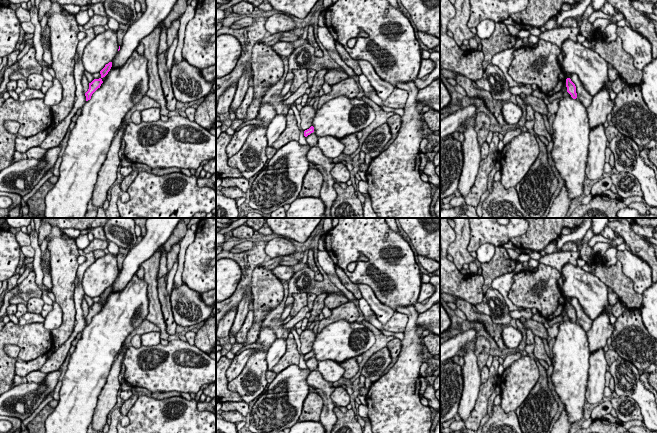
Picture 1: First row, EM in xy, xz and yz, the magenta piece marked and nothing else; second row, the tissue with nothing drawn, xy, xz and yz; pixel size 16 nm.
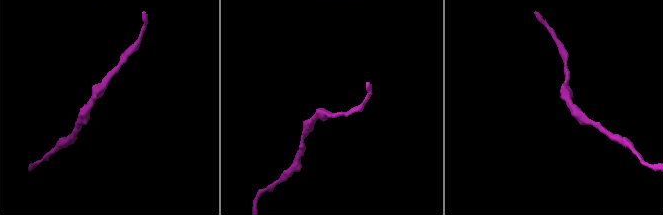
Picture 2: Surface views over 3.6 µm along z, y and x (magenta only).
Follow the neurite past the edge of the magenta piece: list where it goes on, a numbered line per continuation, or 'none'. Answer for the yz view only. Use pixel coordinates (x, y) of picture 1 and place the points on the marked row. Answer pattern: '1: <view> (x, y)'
none

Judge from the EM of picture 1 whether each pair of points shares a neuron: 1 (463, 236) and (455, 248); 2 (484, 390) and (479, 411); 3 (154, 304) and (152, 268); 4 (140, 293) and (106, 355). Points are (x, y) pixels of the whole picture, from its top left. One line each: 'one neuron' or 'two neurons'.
1: one neuron
2: one neuron
3: one neuron
4: one neuron

